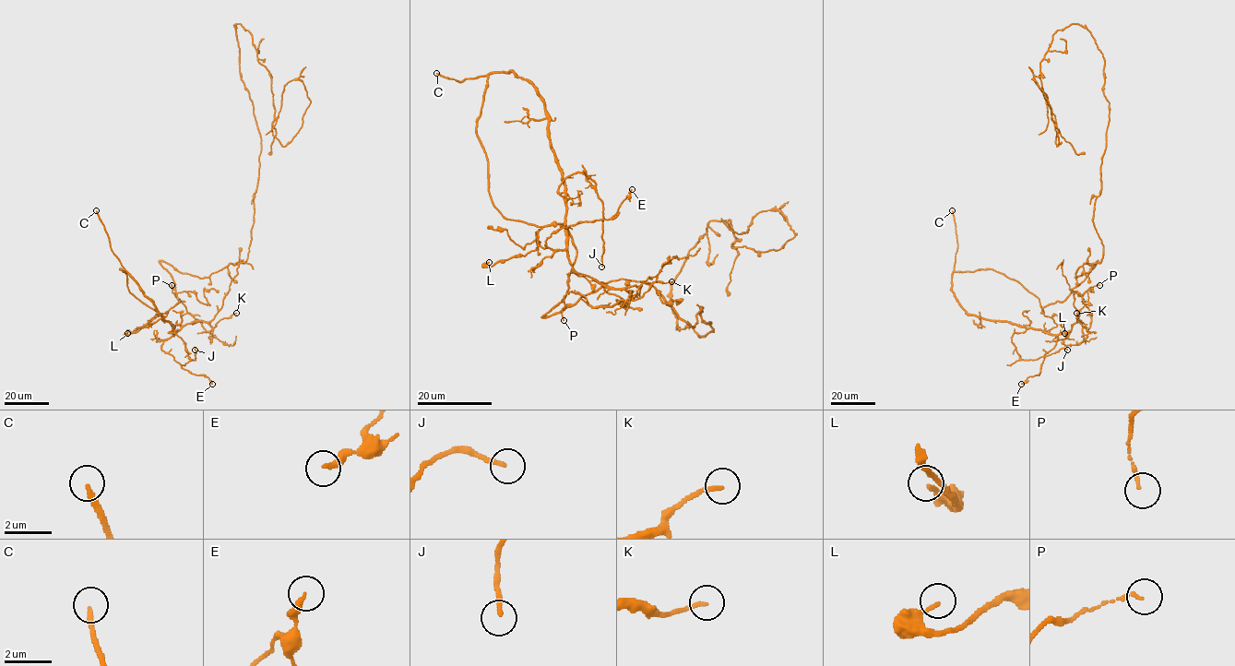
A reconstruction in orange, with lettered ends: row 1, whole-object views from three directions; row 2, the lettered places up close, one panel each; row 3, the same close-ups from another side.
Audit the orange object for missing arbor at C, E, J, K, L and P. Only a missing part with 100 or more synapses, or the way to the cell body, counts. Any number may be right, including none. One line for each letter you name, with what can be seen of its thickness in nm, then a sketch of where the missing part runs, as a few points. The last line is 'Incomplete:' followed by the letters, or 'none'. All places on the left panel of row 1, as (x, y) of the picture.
C: 190 nm | (96, 210), (81, 180), (75, 139), (113, 88), (153, 51), (177, 34), (216, 42), (227, 56), (236, 59)
Incomplete: C

